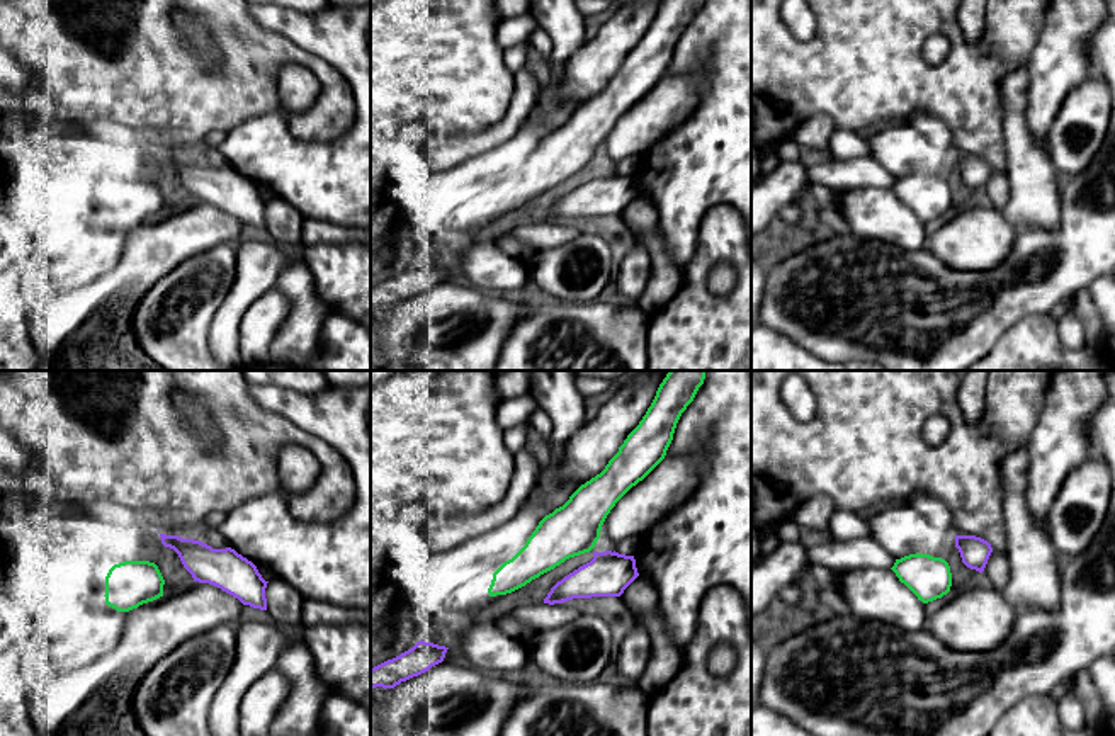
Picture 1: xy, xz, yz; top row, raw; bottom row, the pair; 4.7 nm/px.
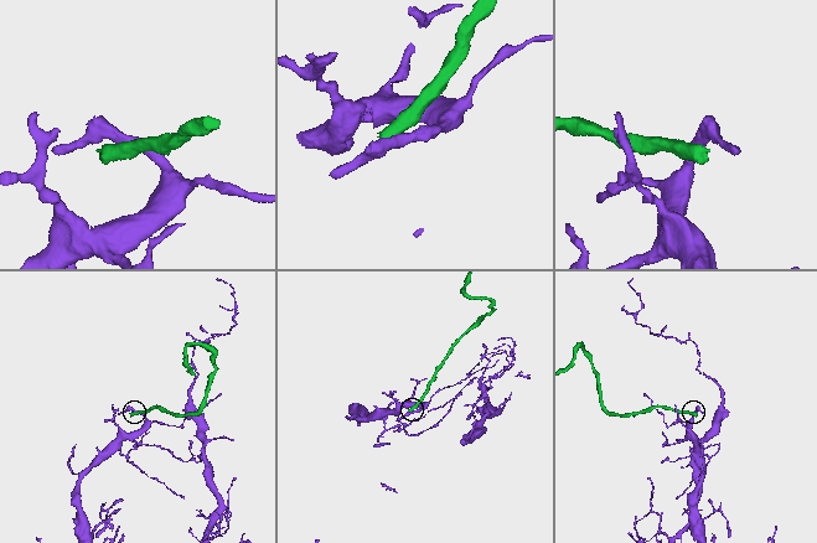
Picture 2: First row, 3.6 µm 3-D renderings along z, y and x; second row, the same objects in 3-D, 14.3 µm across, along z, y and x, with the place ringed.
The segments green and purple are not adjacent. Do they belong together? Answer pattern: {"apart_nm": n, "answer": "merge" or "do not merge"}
{"apart_nm": 20, "answer": "do not merge"}

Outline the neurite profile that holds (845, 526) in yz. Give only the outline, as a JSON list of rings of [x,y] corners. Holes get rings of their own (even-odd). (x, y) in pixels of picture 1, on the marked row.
[[[833,510],[828,522],[828,534],[829,537],[843,542],[869,537],[870,535],[869,520],[862,513]]]

